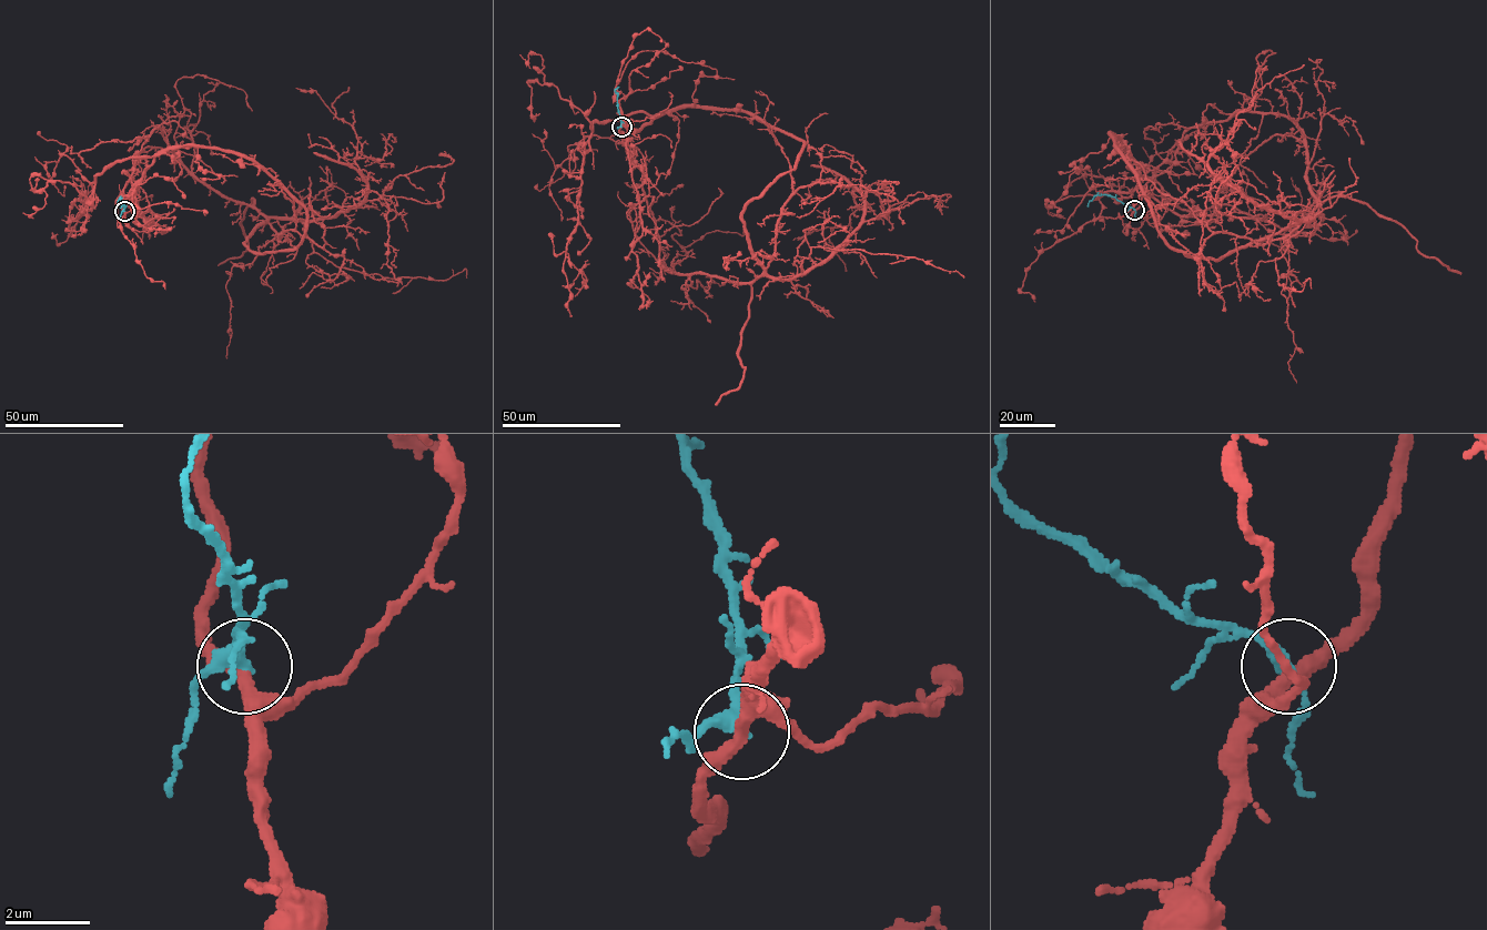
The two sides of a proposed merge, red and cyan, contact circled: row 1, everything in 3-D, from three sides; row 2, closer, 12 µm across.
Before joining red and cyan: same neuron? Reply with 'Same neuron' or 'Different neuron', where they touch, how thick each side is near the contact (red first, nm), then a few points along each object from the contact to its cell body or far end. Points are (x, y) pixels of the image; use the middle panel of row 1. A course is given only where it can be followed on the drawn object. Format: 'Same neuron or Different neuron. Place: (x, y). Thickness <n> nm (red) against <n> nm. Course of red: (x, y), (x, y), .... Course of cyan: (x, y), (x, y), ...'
Different neuron. Place: (621, 127). Thickness 320 nm (red) against 280 nm. Course of red: (621, 127), (667, 270), (731, 282), (803, 274), (858, 225), (857, 190), (858, 208), (829, 238), (846, 271). Course of cyan: (621, 127), (615, 91), (617, 87)

